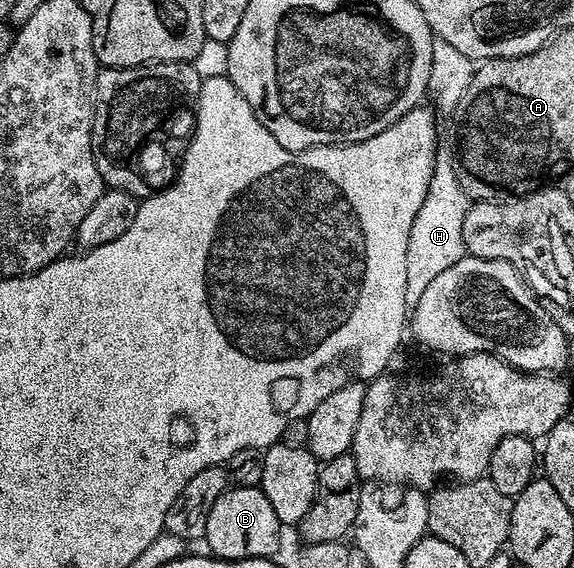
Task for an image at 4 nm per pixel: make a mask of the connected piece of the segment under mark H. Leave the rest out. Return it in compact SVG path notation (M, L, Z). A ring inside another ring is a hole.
M445 150L438 151L431 186L427 188L427 198L423 198L419 214L415 214L415 222L411 226L411 238L407 242L406 305L417 304L419 297L423 295L423 290L427 290L428 284L437 275L443 274L447 266L455 266L455 262L459 262L467 254L463 246L463 218L470 203L463 186L459 186L452 155Z

